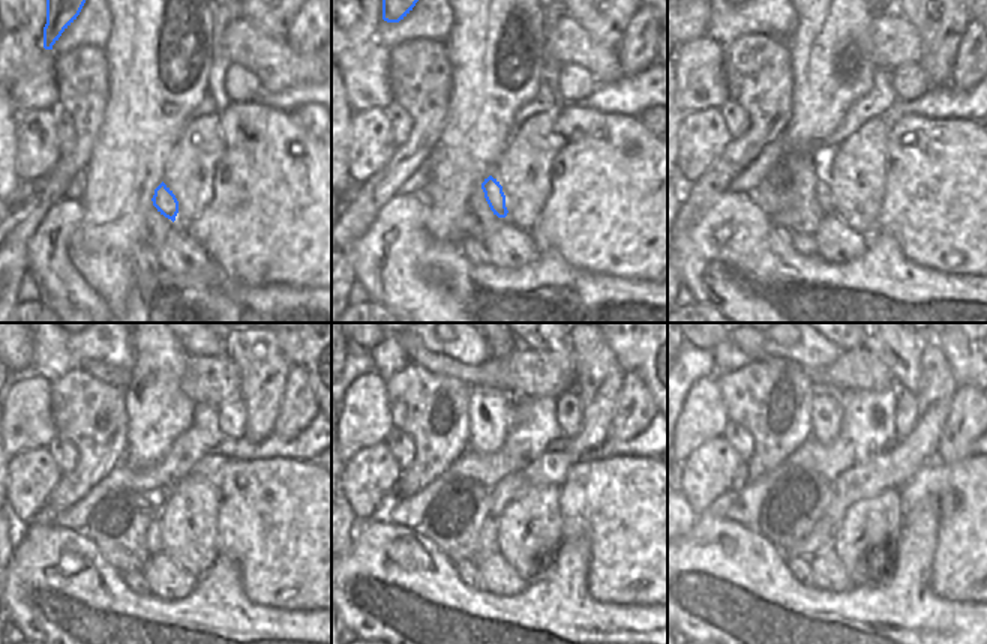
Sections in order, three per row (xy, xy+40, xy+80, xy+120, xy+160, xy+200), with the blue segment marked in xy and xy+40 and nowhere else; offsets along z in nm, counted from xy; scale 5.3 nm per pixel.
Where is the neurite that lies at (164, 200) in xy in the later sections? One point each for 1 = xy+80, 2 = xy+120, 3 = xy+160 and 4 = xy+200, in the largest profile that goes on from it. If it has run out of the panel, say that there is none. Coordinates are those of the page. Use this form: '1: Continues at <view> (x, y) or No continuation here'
1: Continues at xy+80 (825, 200)
2: Continues at xy+120 (153, 541)
3: Continues at xy+160 (489, 526)
4: Continues at xy+200 (827, 530)

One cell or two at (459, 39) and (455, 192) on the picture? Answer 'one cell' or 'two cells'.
one cell

